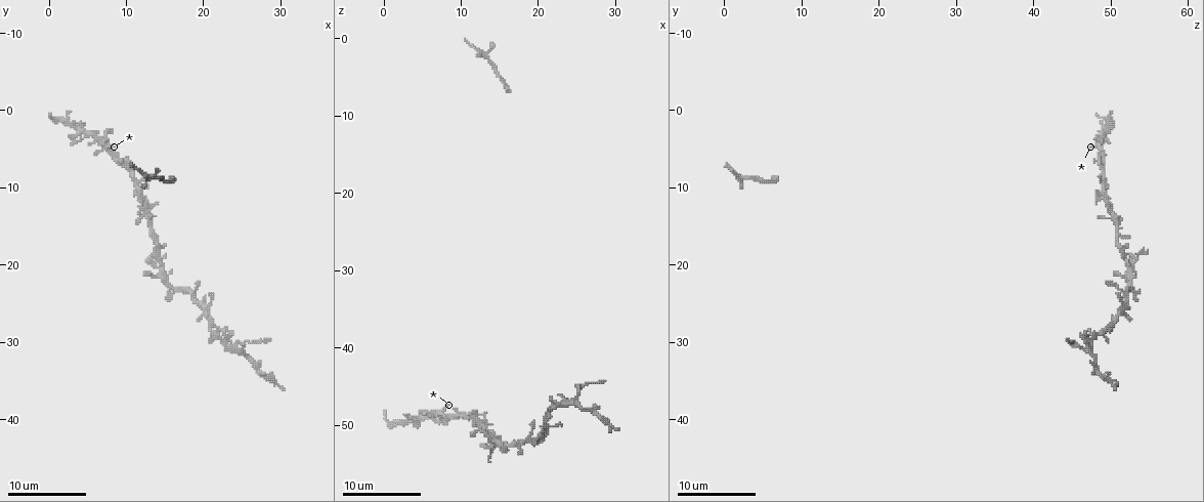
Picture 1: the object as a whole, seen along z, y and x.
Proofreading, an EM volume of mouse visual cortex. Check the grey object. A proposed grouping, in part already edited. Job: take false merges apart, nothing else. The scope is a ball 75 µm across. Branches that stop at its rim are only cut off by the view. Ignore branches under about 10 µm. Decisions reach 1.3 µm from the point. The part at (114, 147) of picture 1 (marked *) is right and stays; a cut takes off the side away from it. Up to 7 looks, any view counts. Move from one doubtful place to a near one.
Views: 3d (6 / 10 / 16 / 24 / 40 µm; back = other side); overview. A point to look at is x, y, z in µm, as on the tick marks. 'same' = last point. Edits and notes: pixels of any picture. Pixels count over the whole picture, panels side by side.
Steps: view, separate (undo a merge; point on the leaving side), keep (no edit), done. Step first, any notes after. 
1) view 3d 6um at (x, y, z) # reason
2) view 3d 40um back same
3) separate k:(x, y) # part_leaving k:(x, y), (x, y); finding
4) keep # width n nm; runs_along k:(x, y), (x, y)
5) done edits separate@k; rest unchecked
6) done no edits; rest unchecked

view 3d 10um at (11.4, 9.6, 49.2) # three arms meet

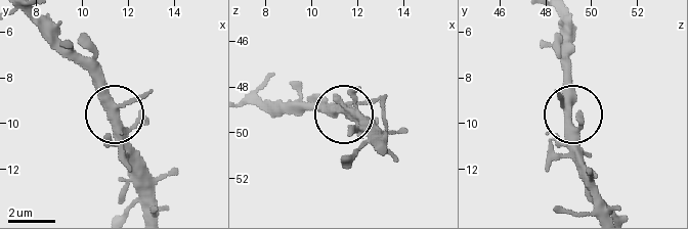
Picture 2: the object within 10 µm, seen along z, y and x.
view 3d 6um at (11.3, 9.8, 48.9)

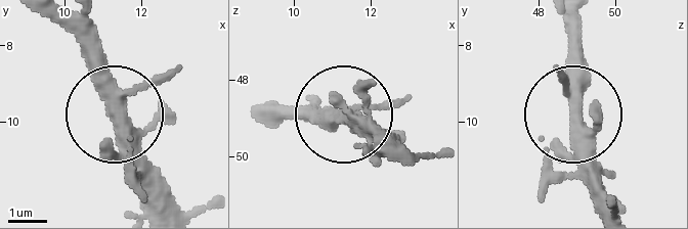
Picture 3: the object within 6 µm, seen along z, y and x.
keep # arms 3; runs_along 3:(284, 107), (352, 113), (397, 133); one cell here

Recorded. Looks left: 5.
view 3d 10um at (7.6, 5.2, 48.8) # four or more arms meet

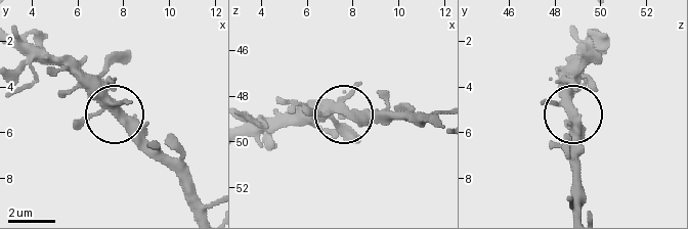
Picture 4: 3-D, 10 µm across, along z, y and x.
view 3d 6um at (7.7, 5.1, 48.7) # closer look

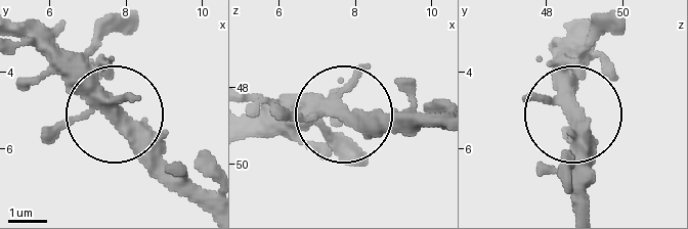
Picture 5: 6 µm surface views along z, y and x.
keep # width 330 nm; runs_along 5:(139, 100), (111, 106), (38, 35); all the same cell

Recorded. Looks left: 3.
view 3d 6um at (14.6, 20.2, 52.4) # three arms meet

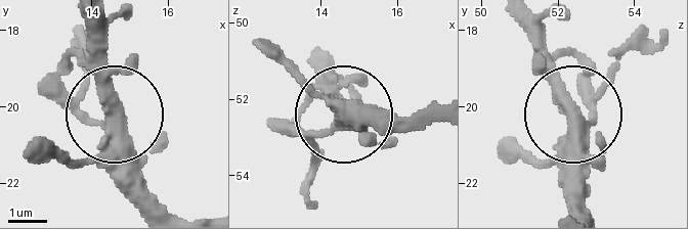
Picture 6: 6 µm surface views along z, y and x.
keep # arms 3; all the same cell

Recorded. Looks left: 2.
view 3d 6um at (13.2, 15.6, 50.8) # side arm on a straight run

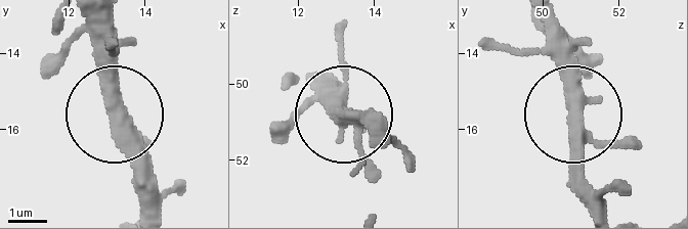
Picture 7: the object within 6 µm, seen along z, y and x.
keep # runs_along 7:(546, 21), (568, 90), (575, 194); continuous, no second cell

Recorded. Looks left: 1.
done no edits; rest unchecked

